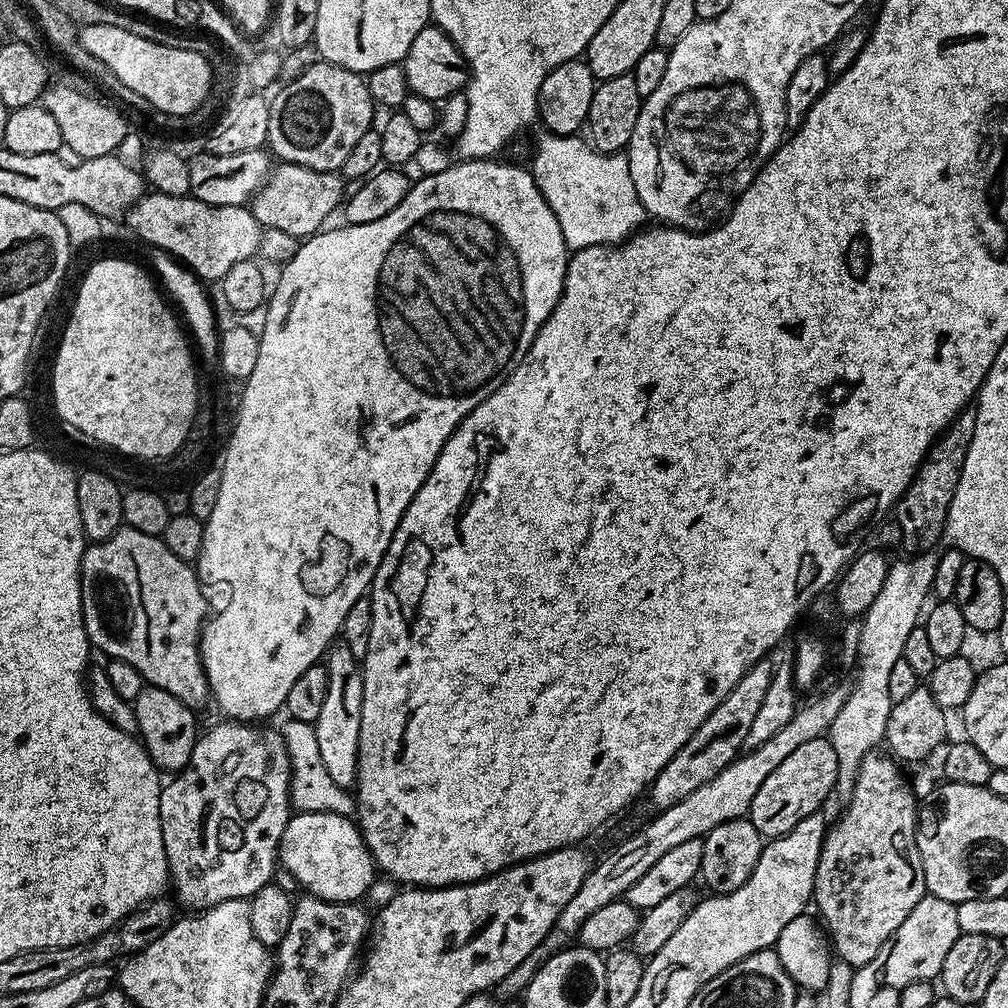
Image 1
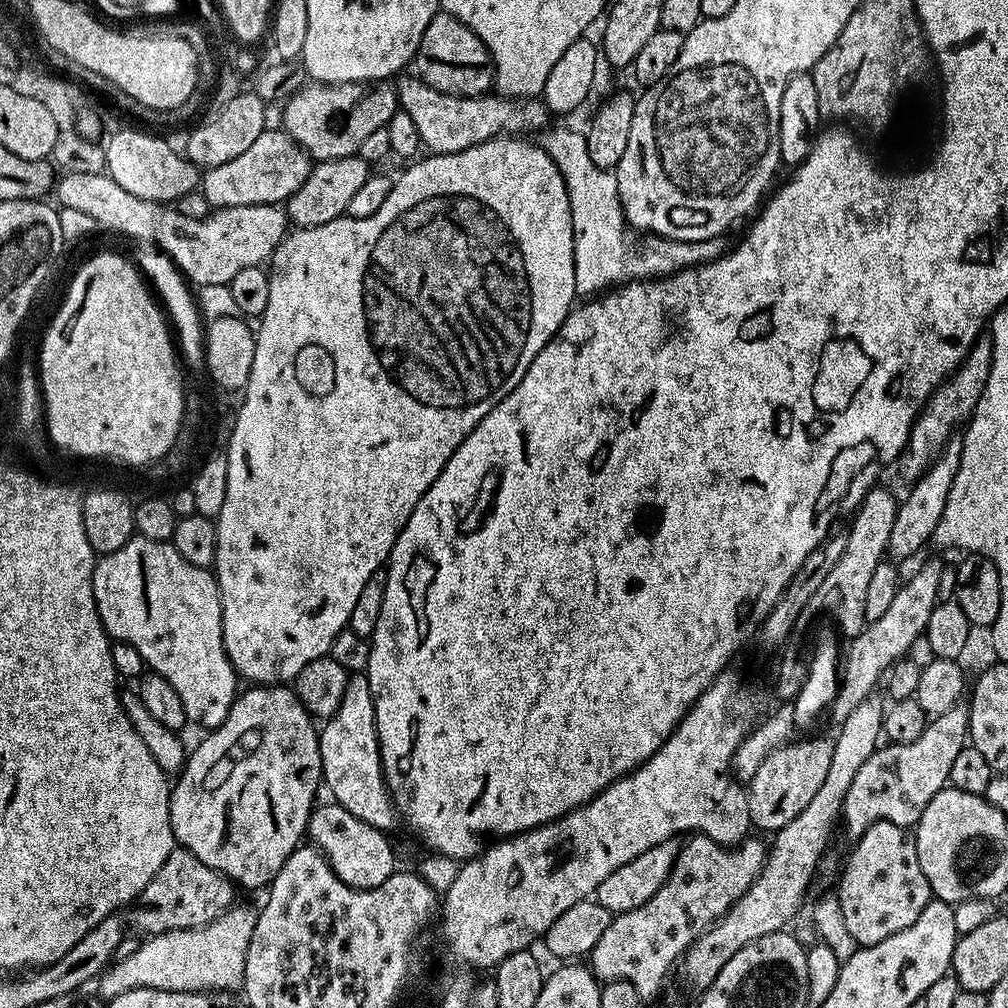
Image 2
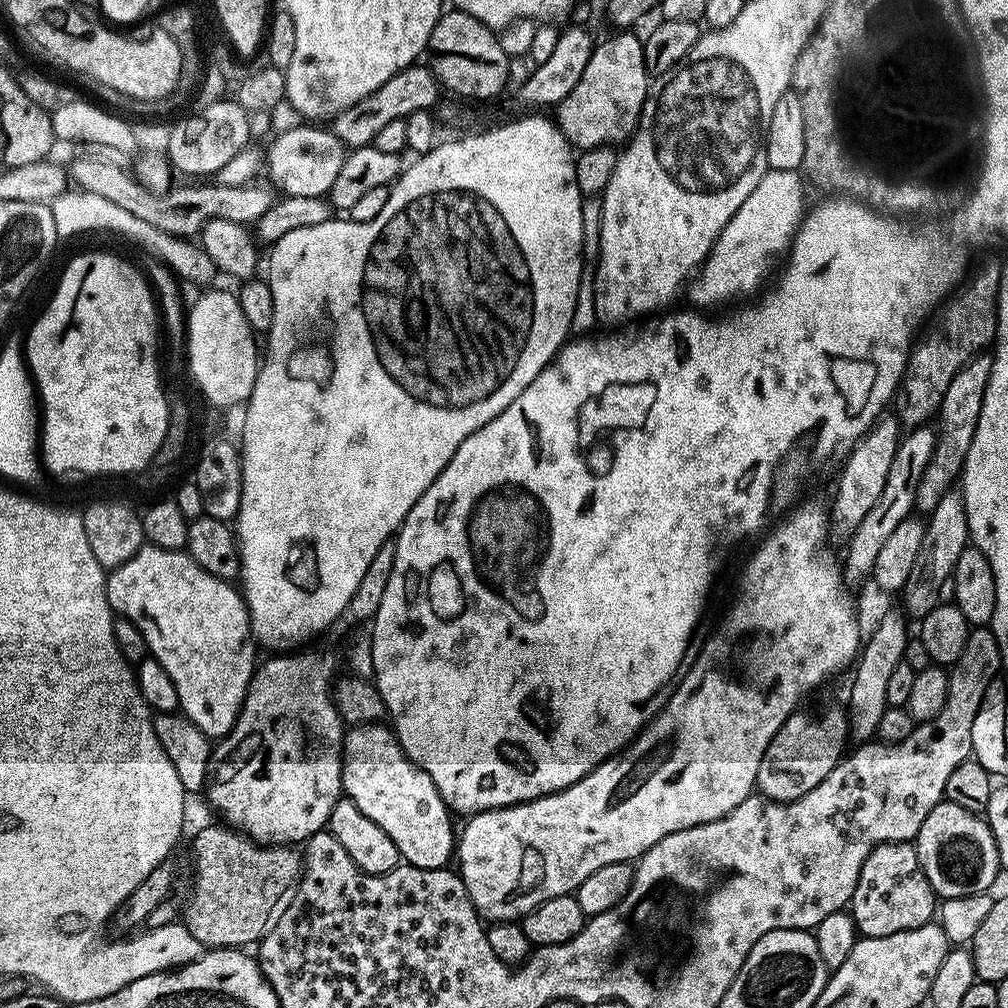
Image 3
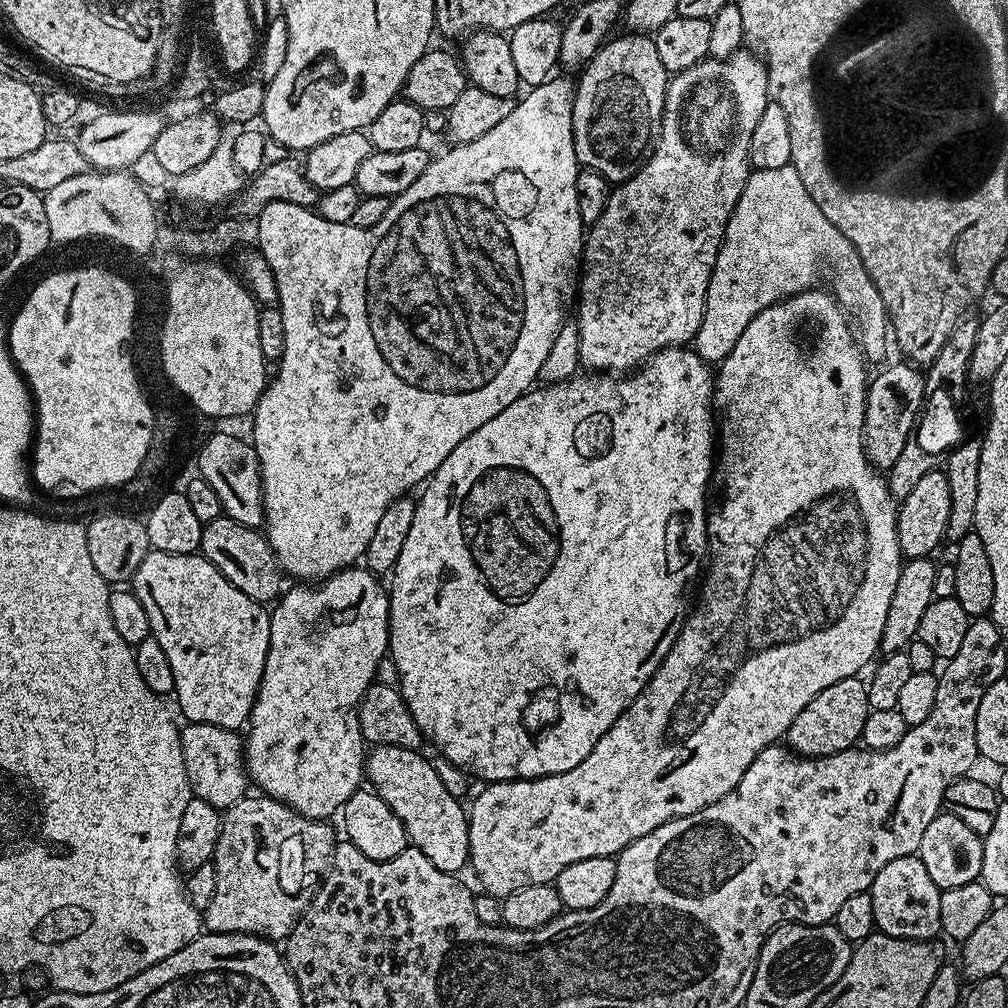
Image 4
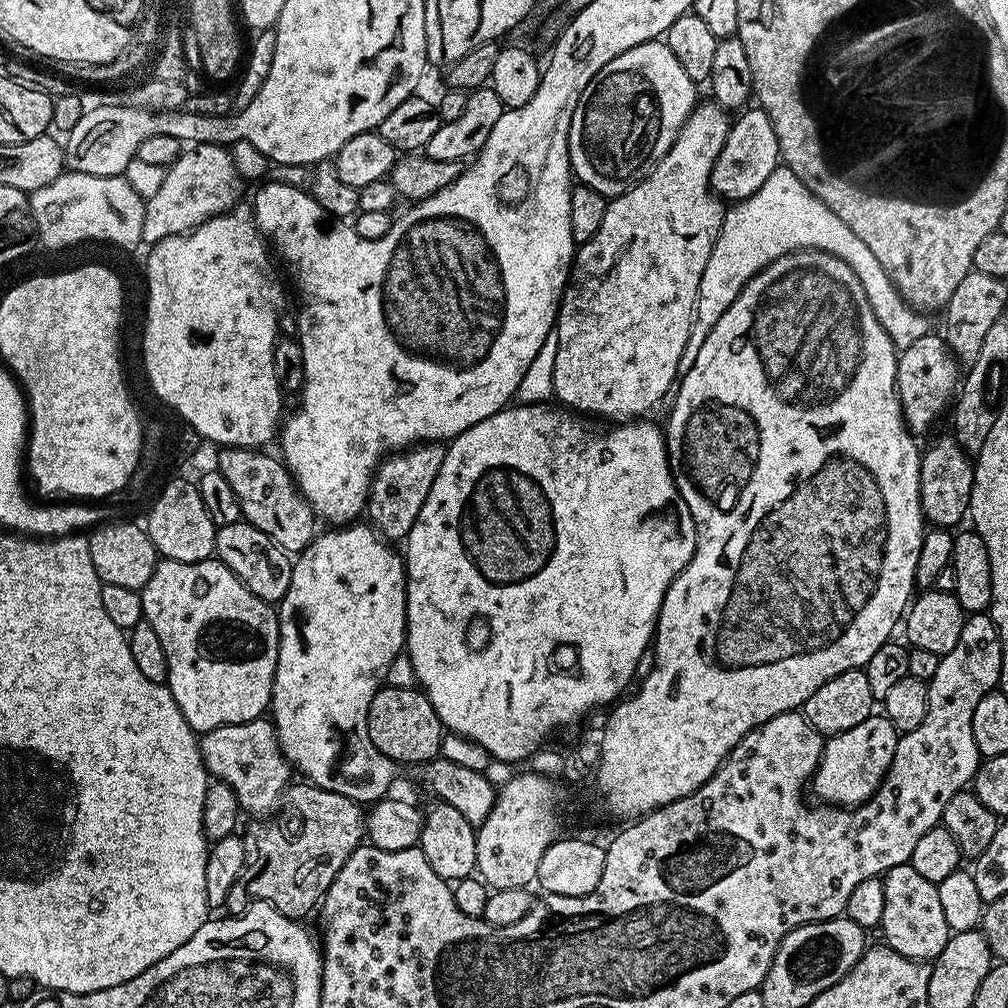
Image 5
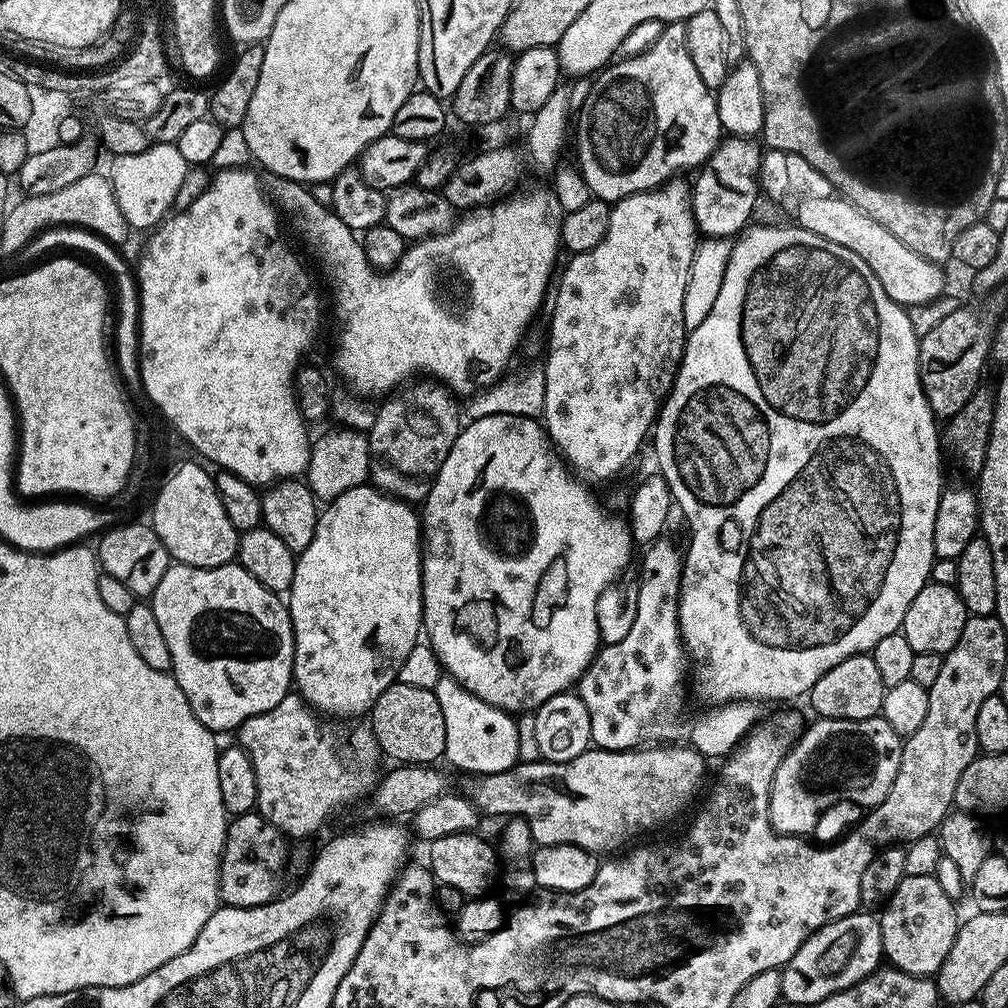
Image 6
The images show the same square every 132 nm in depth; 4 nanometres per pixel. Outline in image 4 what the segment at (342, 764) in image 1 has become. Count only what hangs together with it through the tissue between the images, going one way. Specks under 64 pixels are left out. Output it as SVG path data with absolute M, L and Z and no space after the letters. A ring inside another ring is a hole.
M375 745L366 756L366 780L371 791L378 793L382 802L398 814L411 847L426 854L438 870L456 874L470 860L466 808L459 799L450 796L435 772L433 761L420 754L415 748Z

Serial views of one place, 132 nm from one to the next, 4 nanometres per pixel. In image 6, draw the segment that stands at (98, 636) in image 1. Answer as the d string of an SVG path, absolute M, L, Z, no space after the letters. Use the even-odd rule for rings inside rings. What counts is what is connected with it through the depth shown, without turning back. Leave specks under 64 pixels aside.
M239 562L223 564L217 568L195 568L189 564L173 563L166 570L166 574L162 574L162 582L158 582L158 586L152 591L150 603L155 616L158 617L158 626L166 637L166 646L170 646L171 673L176 677L178 686L182 686L182 694L186 694L198 722L205 724L214 734L228 732L231 728L232 731L239 729L240 724L246 722L246 718L254 718L254 714L262 714L274 706L278 706L278 702L282 702L282 698L288 696L294 684L292 679L294 630L292 629L292 619L288 613L288 605L277 593L262 586L262 582L258 582L258 578L254 578L254 574L250 574Z

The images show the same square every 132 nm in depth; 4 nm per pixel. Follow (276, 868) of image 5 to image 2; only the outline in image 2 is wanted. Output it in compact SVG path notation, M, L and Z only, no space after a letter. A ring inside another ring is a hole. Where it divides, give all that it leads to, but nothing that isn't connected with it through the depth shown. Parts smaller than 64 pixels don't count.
M176 846L127 909L126 924L133 933L148 938L160 936L163 932L205 928L208 924L217 923L237 903L236 892L237 885L227 876L218 870L210 870L210 866L198 862L194 854Z

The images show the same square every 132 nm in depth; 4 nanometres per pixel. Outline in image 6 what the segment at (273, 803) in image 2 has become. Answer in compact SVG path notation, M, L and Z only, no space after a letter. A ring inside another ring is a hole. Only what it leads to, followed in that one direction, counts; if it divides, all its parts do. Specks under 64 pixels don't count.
M371 483L338 494L325 508L328 509L317 515L310 546L296 557L294 582L286 593L294 630L292 679L295 691L317 713L348 722L363 717L360 716L363 712L364 715L371 713L376 699L391 684L397 683L399 668L421 639L424 623L422 520L411 503L396 499ZM592 746L570 762L519 762L501 773L473 775L466 795L485 817L525 820L537 845L573 844L587 852L612 854L631 845L635 836L670 823L705 787L705 757L691 746L664 747L611 752Z

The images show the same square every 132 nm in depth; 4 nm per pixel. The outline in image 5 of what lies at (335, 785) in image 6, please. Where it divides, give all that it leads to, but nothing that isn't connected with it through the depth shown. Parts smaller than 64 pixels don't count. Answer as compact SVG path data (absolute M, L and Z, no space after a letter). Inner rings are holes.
M261 718L218 726L199 737L200 753L209 777L226 784L234 790L241 809L252 816L264 816L280 800L289 787L288 759L282 754L276 737L276 726L271 719ZM288 784L288 785L287 785Z

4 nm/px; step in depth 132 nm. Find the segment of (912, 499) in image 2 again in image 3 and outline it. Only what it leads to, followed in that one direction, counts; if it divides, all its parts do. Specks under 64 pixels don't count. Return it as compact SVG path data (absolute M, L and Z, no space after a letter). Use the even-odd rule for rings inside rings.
M991 355L975 356L969 364L962 366L962 370L958 370L958 374L954 374L954 382L950 382L950 387L946 389L946 394L938 409L940 428L935 429L934 454L922 473L922 482L918 482L916 508L921 513L932 513L934 506L938 506L941 498L960 479L960 472L964 469L966 462L966 454L970 450L970 442L974 442L974 430L978 430L978 414L982 414L982 398L986 394L986 382L990 382L991 369Z

